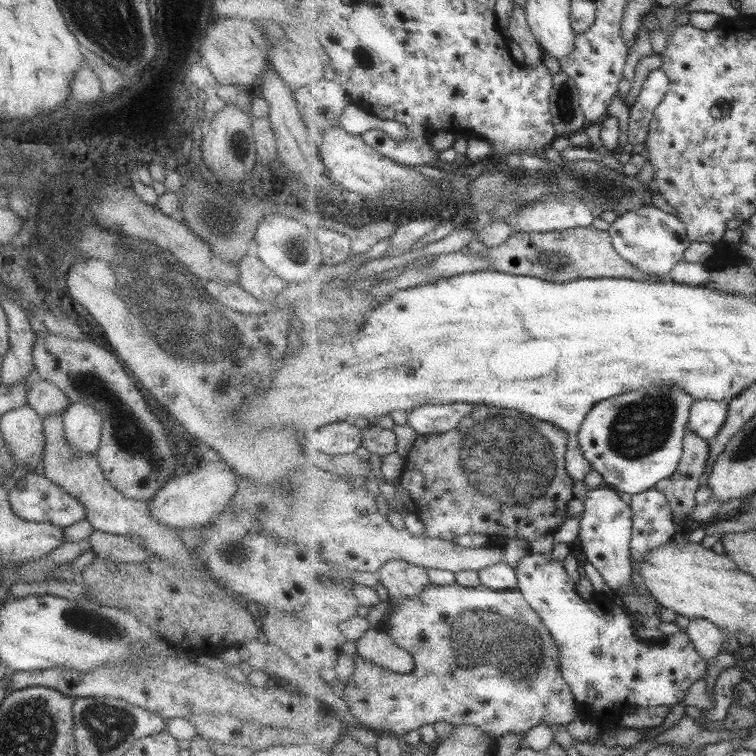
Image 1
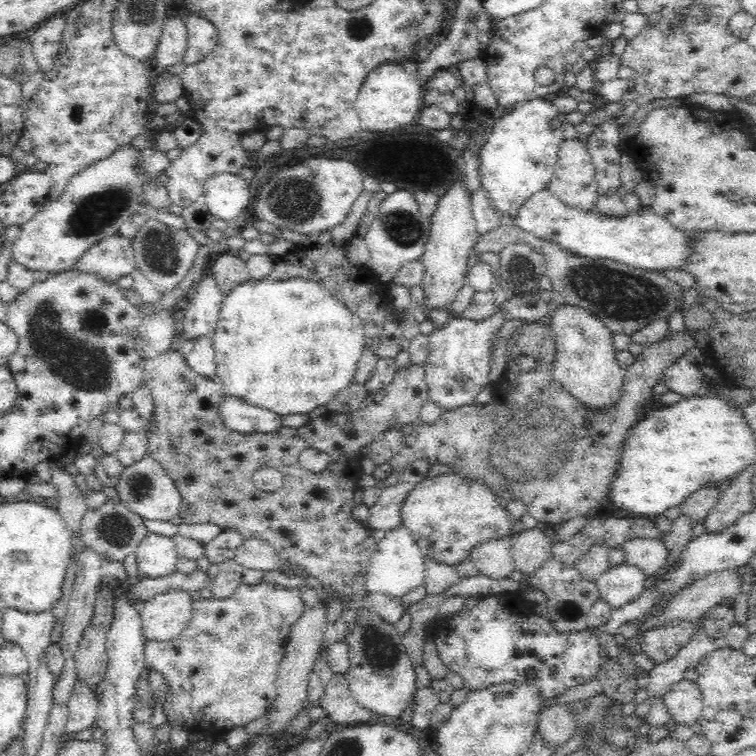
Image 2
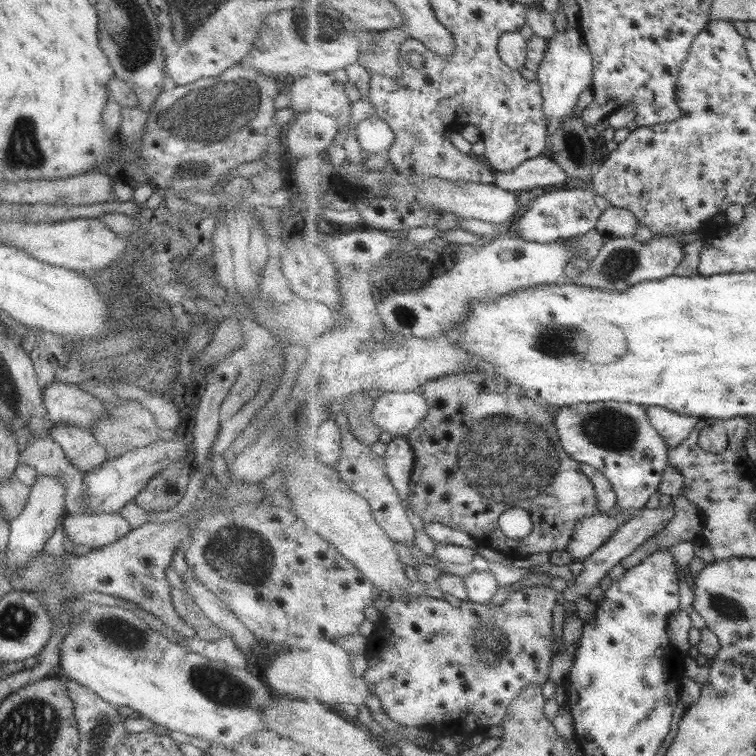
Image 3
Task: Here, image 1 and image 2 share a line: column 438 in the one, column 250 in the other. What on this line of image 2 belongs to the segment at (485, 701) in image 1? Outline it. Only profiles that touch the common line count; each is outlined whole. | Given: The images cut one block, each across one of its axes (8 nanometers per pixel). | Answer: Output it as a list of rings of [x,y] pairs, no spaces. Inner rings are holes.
[[[260,582],[251,585],[241,584],[236,588],[234,594],[228,598],[216,599],[201,597],[201,599],[194,601],[192,606],[192,616],[188,621],[188,624],[183,628],[183,631],[172,640],[147,640],[145,642],[143,655],[145,656],[145,665],[148,666],[150,670],[160,672],[168,684],[168,700],[162,704],[162,710],[164,710],[164,714],[166,714],[168,724],[170,724],[172,728],[174,728],[174,726],[180,726],[180,728],[186,728],[186,730],[202,733],[205,736],[210,737],[220,735],[238,726],[244,727],[248,722],[263,717],[272,710],[274,702],[278,699],[276,680],[278,680],[278,672],[280,672],[282,660],[286,658],[287,636],[290,627],[304,612],[305,604],[301,599],[300,591],[296,587],[287,589],[278,584]]]

